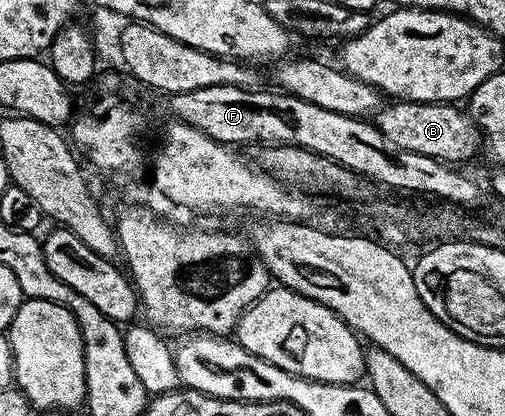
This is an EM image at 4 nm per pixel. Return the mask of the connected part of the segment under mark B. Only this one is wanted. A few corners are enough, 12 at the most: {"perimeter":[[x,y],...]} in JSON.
{"perimeter":[[391,101],[373,115],[400,150],[462,164],[484,146],[465,109]]}

